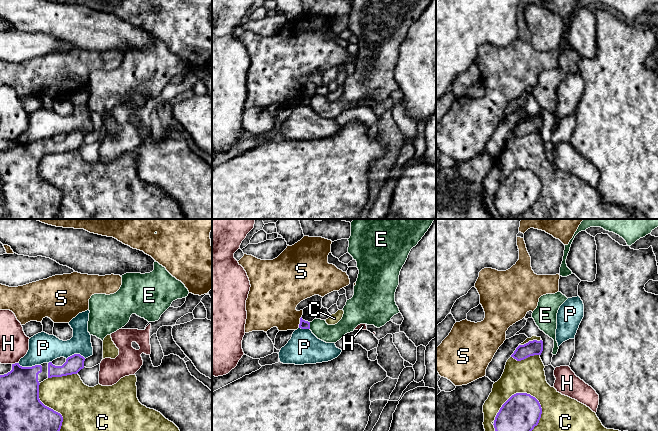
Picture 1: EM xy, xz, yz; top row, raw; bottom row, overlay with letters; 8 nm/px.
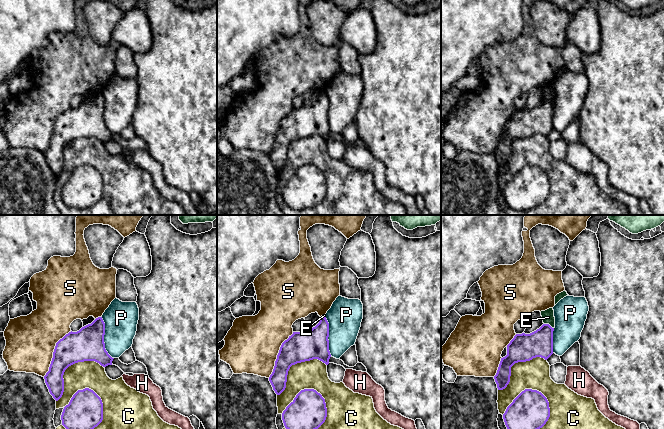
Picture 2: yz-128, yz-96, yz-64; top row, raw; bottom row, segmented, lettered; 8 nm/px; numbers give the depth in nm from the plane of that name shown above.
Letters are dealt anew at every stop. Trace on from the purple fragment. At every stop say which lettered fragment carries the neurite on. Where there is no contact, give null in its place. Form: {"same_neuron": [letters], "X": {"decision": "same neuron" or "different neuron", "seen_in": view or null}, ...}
{"same_neuron": [], "C": {"decision": "different neuron", "seen_in": "yz"}, "E": {"decision": "different neuron", "seen_in": "xz"}, "H": {"decision": "different neuron", "seen_in": "xy"}, "P": {"decision": "different neuron", "seen_in": "xy"}, "S": {"decision": "different neuron", "seen_in": "xz"}}

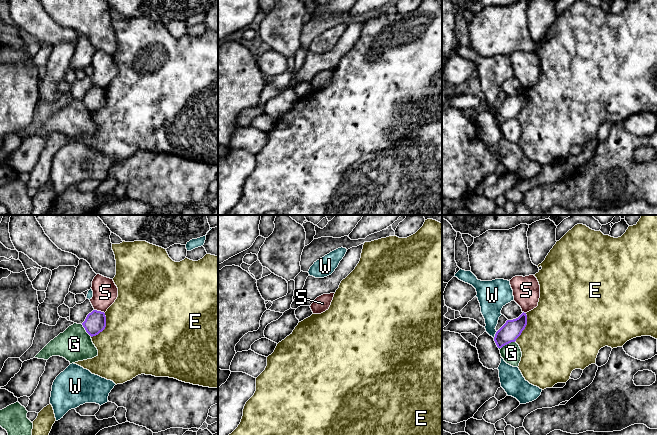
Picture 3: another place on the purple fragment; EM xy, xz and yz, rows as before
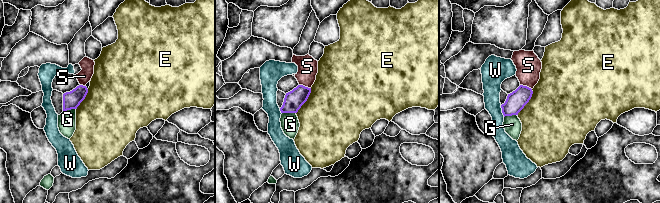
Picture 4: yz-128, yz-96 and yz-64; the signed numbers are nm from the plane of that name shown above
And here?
{"same_neuron": [], "E": {"decision": "different neuron", "seen_in": "xy"}, "G": {"decision": "different neuron", "seen_in": "yz"}, "S": {"decision": "different neuron", "seen_in": "xy"}, "W": {"decision": "different neuron", "seen_in": "yz"}}

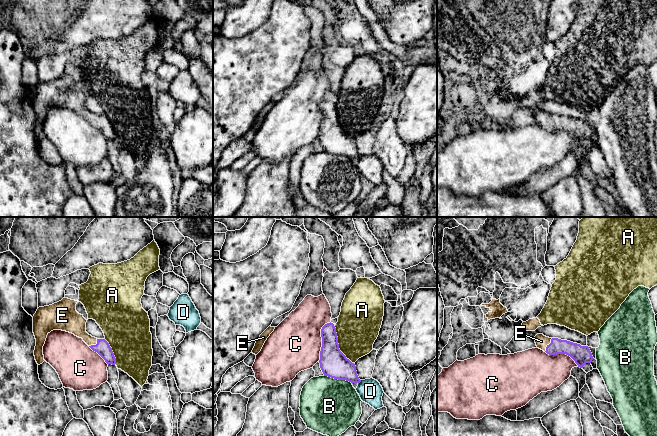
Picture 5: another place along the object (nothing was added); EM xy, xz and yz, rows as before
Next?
{"same_neuron": ["E"], "A": {"decision": "different neuron", "seen_in": "xz"}, "B": {"decision": "different neuron", "seen_in": "xz"}, "C": {"decision": "different neuron", "seen_in": "xz"}, "D": {"decision": "different neuron", "seen_in": "xz"}, "E": {"decision": "same neuron", "seen_in": "yz"}}

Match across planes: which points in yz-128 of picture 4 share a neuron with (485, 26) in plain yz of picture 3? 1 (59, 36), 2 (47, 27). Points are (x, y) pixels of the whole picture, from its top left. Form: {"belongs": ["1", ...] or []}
{"belongs": ["1", "2"]}

